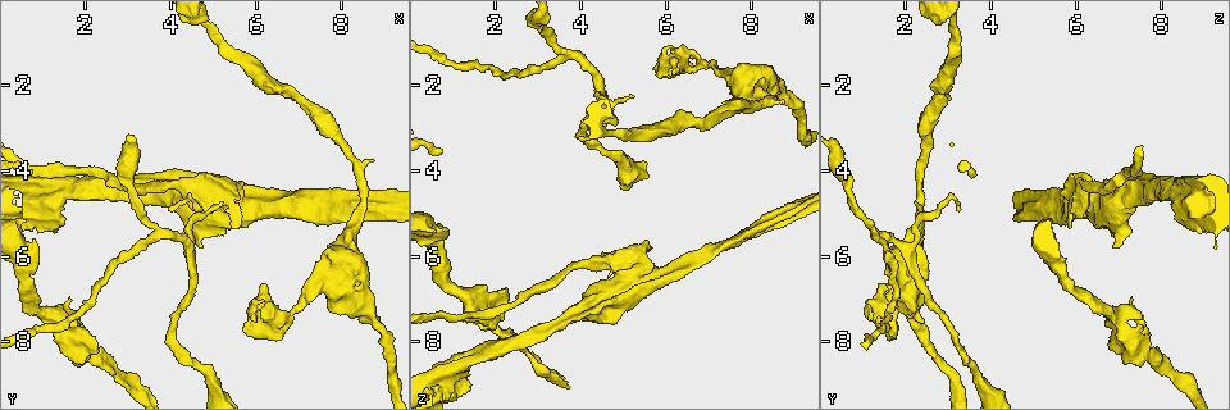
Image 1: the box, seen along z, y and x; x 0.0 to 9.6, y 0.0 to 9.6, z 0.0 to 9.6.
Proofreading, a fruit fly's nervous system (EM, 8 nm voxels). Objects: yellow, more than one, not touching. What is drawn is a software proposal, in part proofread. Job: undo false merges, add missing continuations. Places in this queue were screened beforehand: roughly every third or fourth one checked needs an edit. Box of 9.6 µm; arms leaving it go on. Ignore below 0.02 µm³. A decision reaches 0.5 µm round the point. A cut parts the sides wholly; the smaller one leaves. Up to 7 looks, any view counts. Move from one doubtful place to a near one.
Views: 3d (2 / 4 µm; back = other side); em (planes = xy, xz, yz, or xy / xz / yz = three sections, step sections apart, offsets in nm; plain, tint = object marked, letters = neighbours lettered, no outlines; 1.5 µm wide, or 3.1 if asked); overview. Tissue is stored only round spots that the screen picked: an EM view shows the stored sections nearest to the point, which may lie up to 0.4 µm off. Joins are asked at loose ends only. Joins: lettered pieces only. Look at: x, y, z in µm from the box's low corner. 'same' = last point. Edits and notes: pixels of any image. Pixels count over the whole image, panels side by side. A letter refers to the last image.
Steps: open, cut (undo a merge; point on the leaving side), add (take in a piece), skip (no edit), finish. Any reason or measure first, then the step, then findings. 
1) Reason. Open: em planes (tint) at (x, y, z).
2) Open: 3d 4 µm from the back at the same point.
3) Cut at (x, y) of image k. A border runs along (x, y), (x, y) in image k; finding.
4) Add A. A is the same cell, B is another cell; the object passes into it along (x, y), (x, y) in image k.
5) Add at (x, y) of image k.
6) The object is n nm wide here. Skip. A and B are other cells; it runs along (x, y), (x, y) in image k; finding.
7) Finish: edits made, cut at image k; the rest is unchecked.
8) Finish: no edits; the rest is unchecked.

Tapers out. Open: 3d 2 µm at (3.95, 4.90, 3.25).

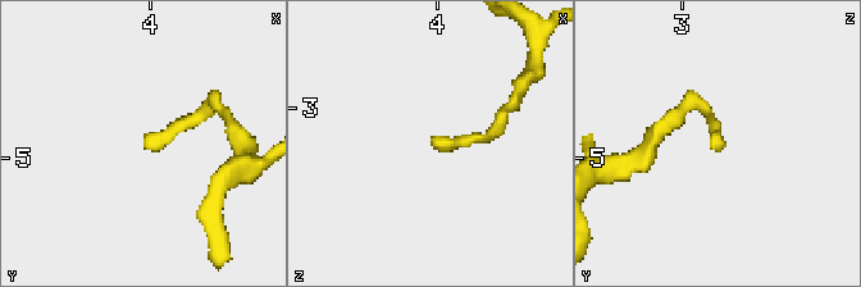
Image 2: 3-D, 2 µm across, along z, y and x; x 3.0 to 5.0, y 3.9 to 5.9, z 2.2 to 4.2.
Shape alone is not enough. Open: em planes (plain) at (4.02, 4.92, 3.30).

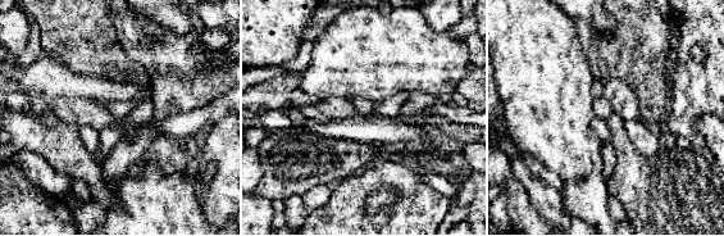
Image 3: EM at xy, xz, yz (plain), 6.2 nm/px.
Open: em planes (letters) at the same point.

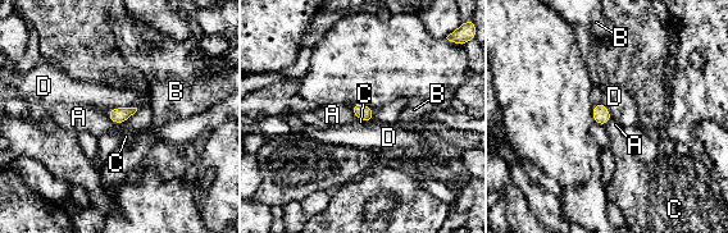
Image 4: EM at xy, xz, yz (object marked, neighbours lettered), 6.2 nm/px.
Skip. A, B, C and D are other cells; no lettered piece goes on from it.

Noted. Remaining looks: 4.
Open: em planes (letters) at (1.50, 5.15, 8.40).

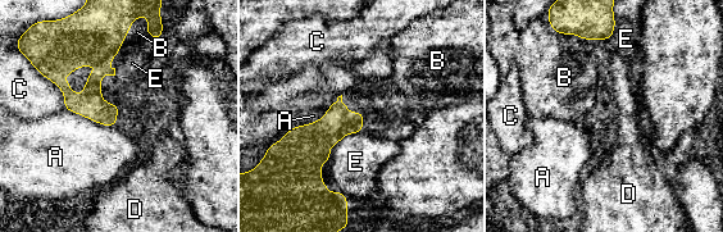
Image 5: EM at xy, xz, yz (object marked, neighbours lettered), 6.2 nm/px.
Skip. A, B, C, D and E are other cells; it runs along (109, 36), (94, 104), (113, 123) in image 5; none of them fits.

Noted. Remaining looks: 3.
Open: em planes (tint) at (1.95, 7.60, 7.65).

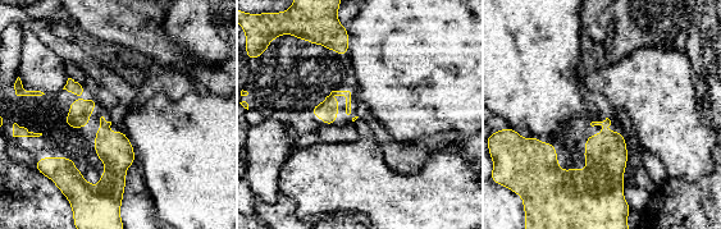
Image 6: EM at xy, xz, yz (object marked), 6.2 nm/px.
Open: em planes (letters) at the same point.

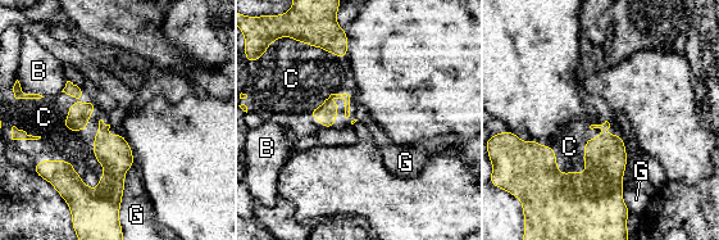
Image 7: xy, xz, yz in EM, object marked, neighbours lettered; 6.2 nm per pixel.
Add C. C is the same cell, B and G are other cells; the neuron continues.

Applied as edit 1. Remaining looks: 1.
Finish: edits made, add at image 7; the rest is unchecked.

